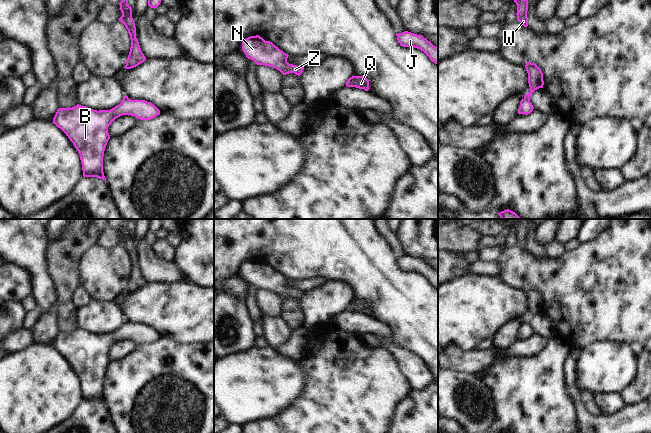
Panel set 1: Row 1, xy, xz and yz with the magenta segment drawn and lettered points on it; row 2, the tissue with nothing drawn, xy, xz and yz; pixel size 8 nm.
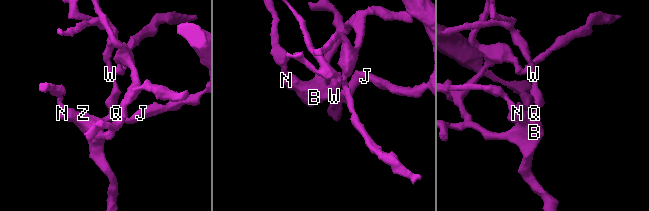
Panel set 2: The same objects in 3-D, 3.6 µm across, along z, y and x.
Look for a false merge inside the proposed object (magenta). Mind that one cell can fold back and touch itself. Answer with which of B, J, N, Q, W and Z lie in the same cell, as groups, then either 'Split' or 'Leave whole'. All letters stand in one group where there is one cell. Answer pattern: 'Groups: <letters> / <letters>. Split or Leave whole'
Groups: B J N Q Z / W. Split

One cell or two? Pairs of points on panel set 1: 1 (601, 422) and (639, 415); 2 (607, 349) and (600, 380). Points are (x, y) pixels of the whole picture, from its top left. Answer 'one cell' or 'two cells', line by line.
1: one cell
2: one cell

